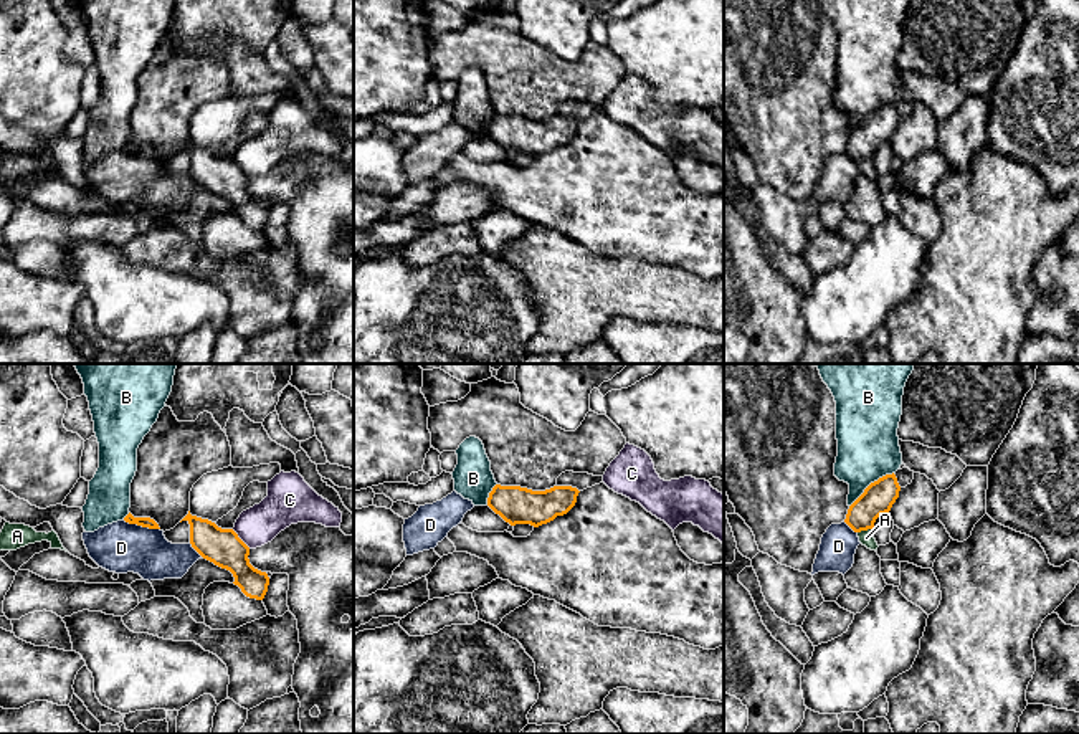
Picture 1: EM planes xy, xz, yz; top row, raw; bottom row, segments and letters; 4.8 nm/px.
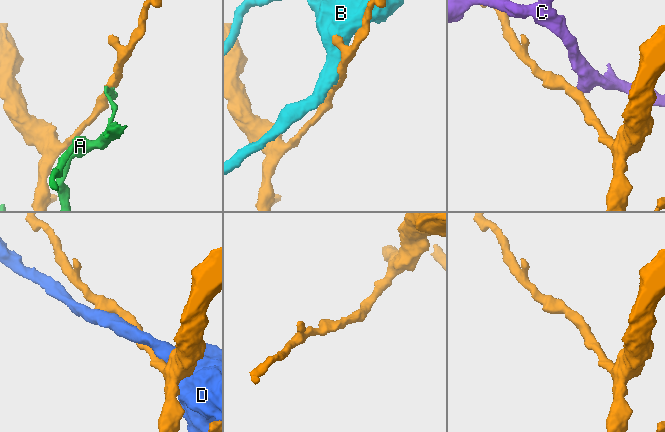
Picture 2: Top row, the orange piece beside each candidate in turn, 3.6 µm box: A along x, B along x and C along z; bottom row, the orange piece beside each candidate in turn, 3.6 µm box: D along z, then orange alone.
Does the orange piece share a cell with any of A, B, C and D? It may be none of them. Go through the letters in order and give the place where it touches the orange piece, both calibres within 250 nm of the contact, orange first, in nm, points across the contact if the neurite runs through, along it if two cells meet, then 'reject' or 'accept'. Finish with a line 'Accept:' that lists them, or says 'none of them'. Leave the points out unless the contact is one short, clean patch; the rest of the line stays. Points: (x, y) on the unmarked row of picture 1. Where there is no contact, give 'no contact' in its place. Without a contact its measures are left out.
A: yz (865, 159) | 160/80 nm | reject
B: yz (869, 114) | 160/300 nm | reject
C: xy (240, 169) | 180/190 nm | reject
D: xy (141, 154) | 50/240 nm | reject
Accept: none of them

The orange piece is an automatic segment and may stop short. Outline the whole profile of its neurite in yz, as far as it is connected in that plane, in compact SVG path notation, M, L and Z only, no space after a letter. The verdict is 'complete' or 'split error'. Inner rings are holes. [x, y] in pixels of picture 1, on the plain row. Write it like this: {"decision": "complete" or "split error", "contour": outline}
{"decision": "complete", "contour": "M894 102L879 107L849 136L844 152L854 162L872 159L876 149L891 141L899 121L901 116Z"}

